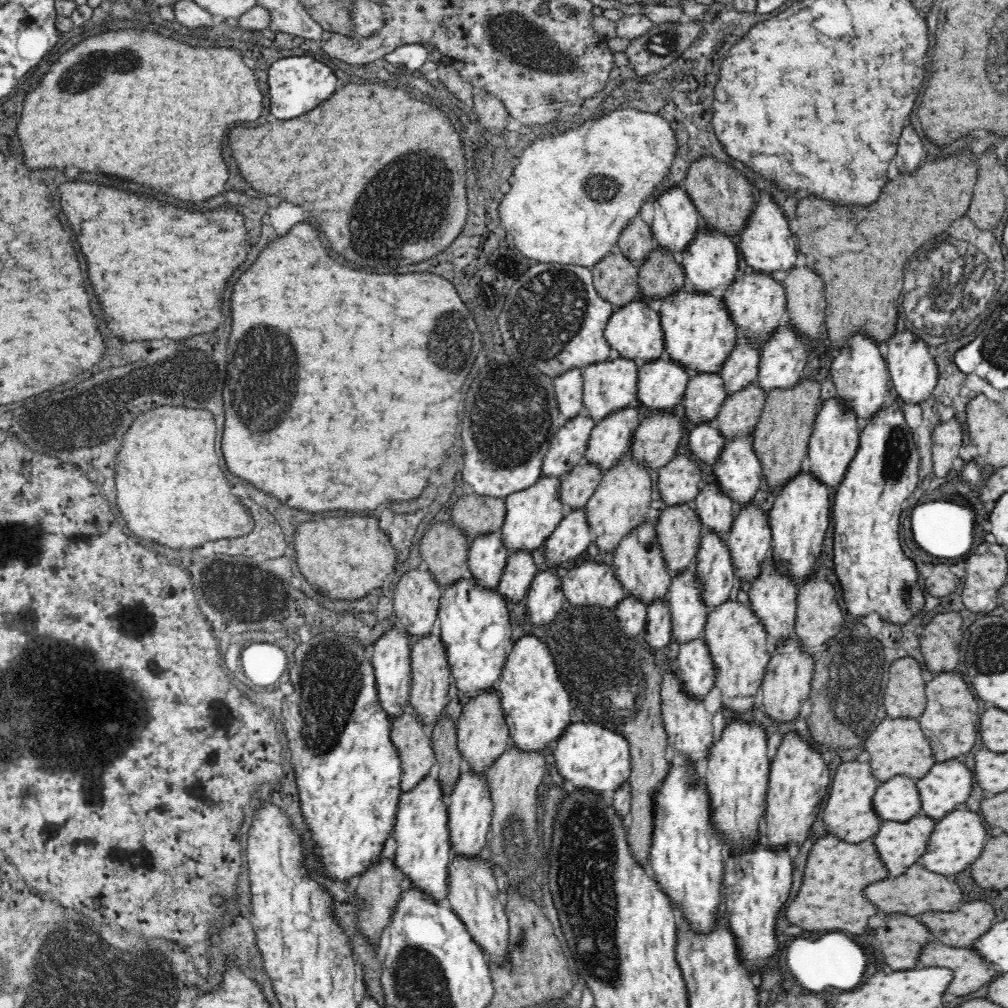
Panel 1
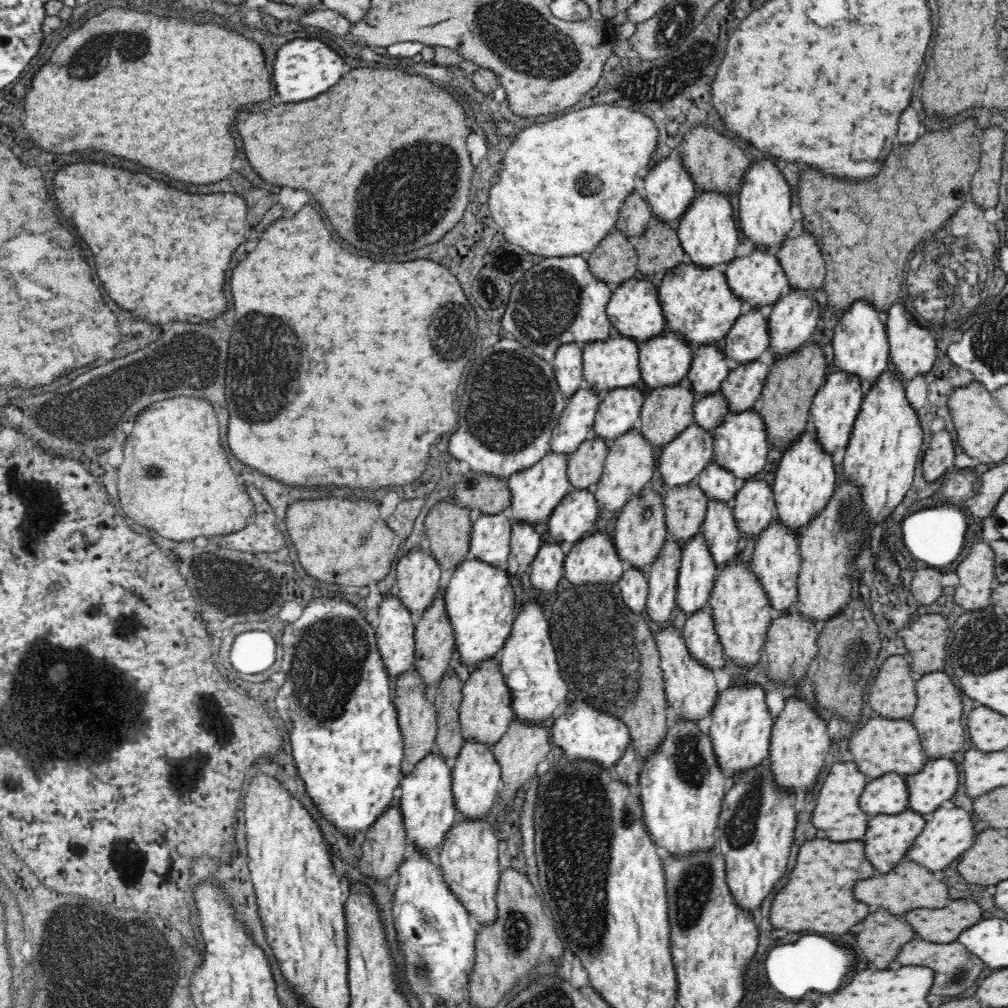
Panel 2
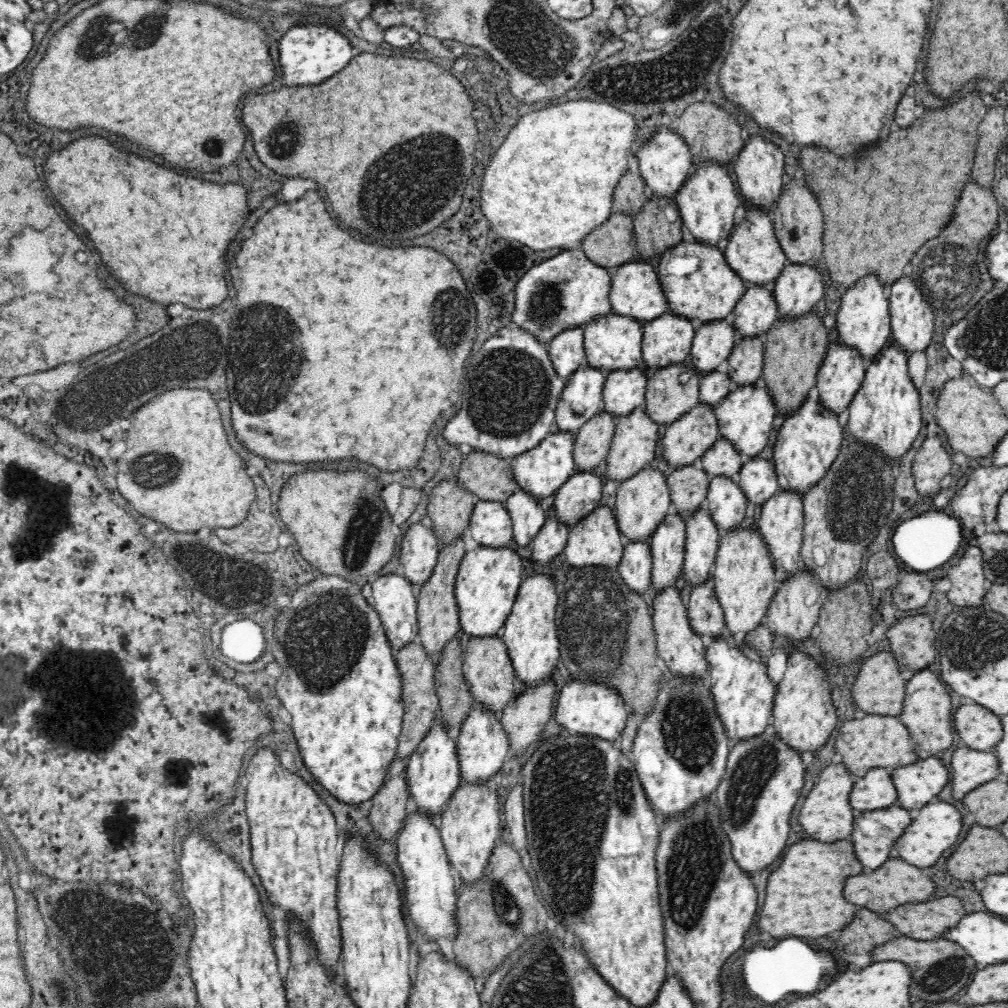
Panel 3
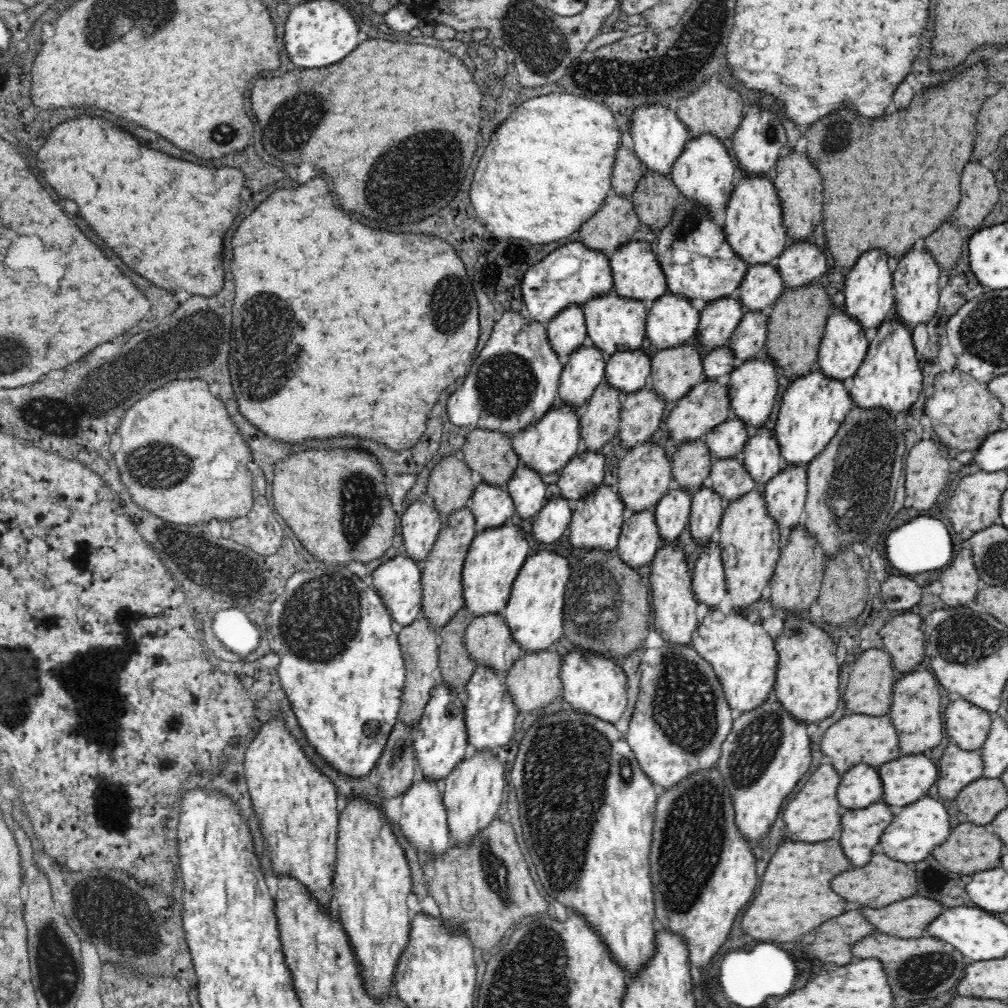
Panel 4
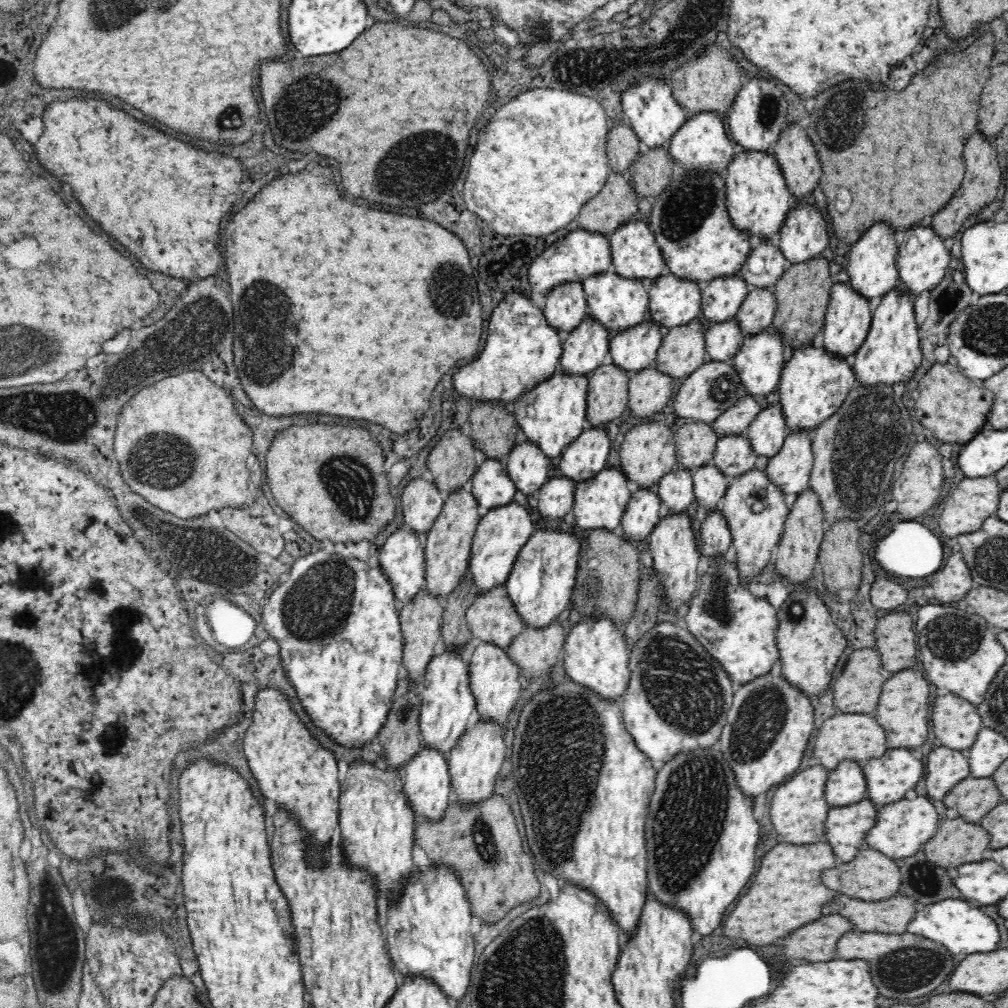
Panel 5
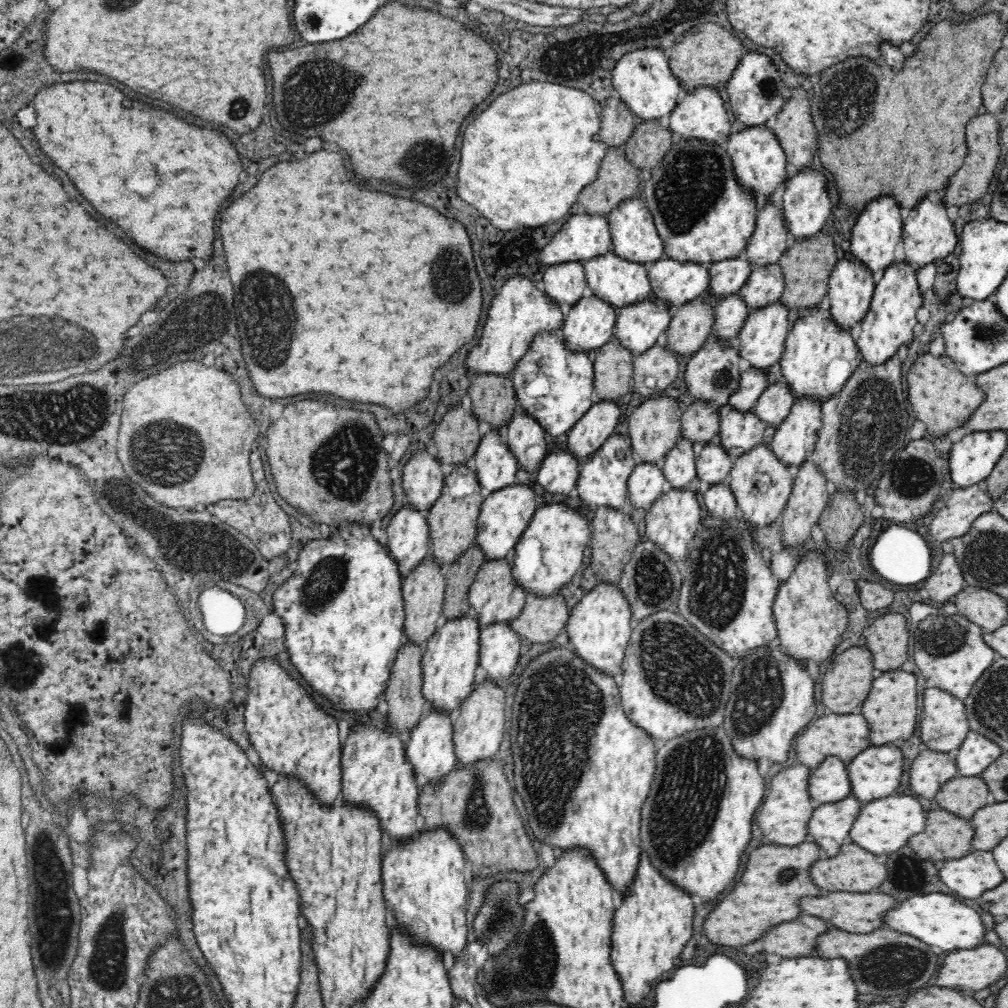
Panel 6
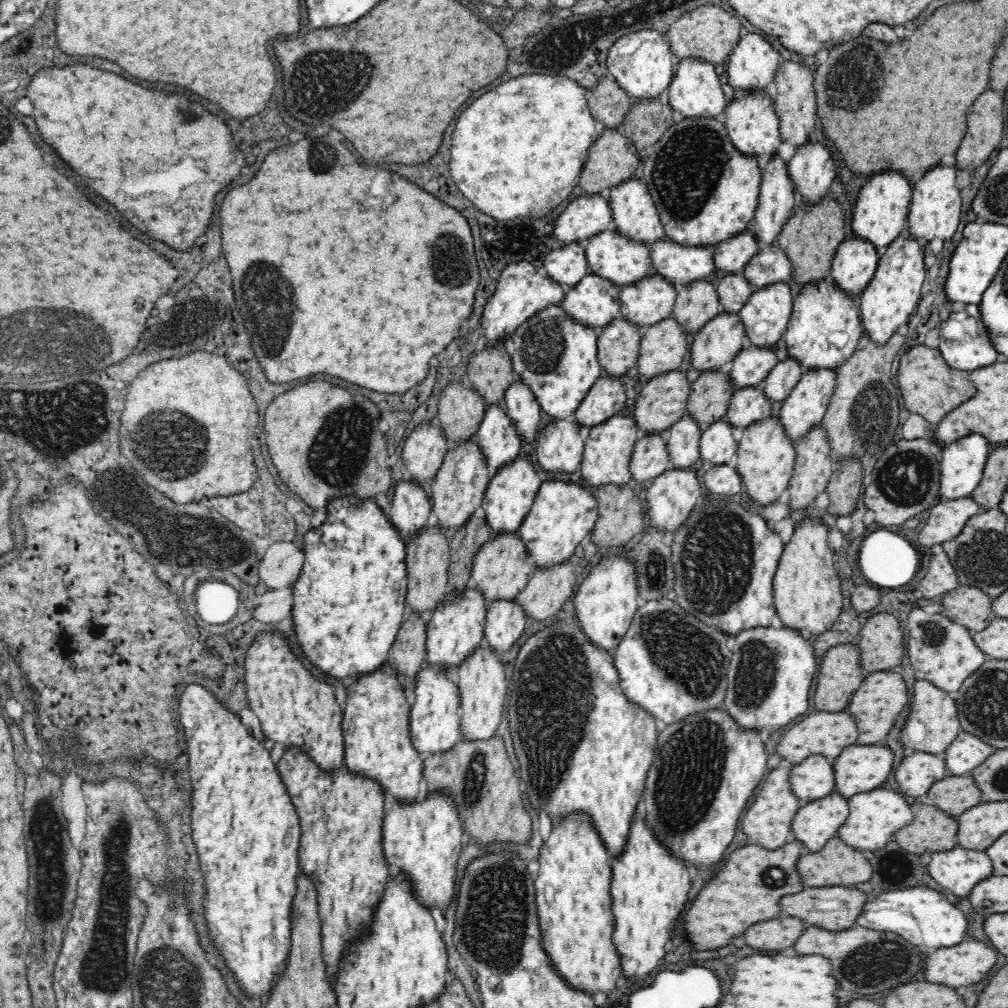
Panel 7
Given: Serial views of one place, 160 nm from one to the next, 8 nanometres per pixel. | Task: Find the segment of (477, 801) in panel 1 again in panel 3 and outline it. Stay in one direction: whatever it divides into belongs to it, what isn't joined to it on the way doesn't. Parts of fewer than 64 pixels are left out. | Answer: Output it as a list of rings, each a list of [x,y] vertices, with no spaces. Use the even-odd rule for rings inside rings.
[[[475,703],[468,713],[468,718],[461,724],[460,732],[455,735],[456,757],[460,778],[465,784],[486,785],[494,775],[504,766],[508,758],[508,737],[500,723],[501,714],[490,713],[480,703]]]

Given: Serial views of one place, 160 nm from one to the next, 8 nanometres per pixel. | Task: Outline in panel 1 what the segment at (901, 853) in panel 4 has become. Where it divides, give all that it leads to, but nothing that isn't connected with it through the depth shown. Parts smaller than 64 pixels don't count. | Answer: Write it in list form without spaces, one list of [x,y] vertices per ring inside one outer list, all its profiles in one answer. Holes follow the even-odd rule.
[[[958,806],[944,820],[940,820],[934,830],[936,832],[932,832],[932,840],[928,840],[928,848],[926,848],[928,852],[924,852],[922,862],[928,870],[944,874],[944,876],[964,872],[976,858],[980,858],[988,838],[980,816],[972,811],[964,810],[962,806]]]

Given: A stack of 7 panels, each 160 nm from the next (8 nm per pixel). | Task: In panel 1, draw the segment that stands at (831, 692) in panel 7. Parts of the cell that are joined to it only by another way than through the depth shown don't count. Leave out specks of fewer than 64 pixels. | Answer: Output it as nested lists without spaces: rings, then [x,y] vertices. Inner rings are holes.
[[[905,657],[889,666],[888,681],[884,687],[884,708],[892,718],[916,718],[926,708],[926,682],[922,680],[920,661]]]

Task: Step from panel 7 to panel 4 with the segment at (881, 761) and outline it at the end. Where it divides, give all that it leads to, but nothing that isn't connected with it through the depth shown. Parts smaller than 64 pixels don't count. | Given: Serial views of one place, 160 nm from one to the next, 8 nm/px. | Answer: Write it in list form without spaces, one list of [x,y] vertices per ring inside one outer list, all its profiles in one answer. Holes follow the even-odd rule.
[[[902,756],[876,768],[884,785],[882,802],[901,809],[927,796],[929,788],[938,780],[938,768],[931,756]]]

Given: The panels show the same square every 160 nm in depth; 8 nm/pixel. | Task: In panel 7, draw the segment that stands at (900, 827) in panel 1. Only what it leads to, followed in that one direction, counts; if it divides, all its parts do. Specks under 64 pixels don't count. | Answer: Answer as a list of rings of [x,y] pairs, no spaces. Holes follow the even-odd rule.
[[[840,793],[829,794],[820,800],[803,803],[792,821],[794,839],[803,843],[808,851],[820,852],[831,838],[838,836],[838,829],[844,826],[848,815],[848,799]]]

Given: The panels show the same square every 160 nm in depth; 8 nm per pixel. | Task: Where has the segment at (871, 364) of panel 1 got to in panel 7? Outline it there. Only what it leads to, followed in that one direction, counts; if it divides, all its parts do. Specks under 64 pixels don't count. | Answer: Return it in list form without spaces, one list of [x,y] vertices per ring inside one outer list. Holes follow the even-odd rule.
[[[882,172],[872,176],[857,195],[856,210],[851,223],[853,236],[872,243],[876,247],[876,252],[882,255],[889,244],[904,232],[912,190],[912,182],[908,182],[898,172]]]

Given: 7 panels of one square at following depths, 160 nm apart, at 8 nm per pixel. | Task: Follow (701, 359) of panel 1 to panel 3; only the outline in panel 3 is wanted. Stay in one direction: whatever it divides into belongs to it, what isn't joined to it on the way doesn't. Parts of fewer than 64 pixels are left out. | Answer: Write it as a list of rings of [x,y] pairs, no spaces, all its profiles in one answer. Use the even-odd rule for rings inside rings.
[[[691,237],[663,252],[658,278],[668,301],[669,312],[689,321],[696,318],[702,325],[729,319],[748,287],[728,266],[725,255],[718,247],[696,243]]]

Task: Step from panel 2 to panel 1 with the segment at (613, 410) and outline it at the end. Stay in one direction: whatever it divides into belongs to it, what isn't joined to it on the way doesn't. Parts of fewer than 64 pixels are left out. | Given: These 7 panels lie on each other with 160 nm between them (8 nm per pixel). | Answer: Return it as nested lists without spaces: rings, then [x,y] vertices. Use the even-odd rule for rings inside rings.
[[[628,408],[628,410],[616,411],[611,415],[608,415],[606,419],[601,420],[594,425],[591,432],[589,443],[585,452],[585,462],[598,467],[600,472],[607,471],[612,467],[615,467],[621,460],[621,458],[628,452],[630,452],[631,444],[637,426],[639,425],[642,414],[640,410],[635,408]]]

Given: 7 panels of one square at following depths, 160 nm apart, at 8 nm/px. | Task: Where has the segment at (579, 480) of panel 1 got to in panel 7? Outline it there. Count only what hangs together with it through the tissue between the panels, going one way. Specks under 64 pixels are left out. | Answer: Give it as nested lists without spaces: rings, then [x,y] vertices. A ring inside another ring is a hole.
[[[618,316],[597,333],[598,362],[604,376],[618,380],[628,374],[637,364],[644,332]]]

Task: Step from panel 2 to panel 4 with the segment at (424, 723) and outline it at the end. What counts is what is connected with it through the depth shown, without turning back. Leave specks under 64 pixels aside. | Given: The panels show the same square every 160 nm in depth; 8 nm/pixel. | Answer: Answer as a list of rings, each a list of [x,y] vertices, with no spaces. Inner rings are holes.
[[[420,616],[412,624],[400,628],[397,637],[405,664],[405,681],[401,696],[402,704],[397,722],[416,729],[419,720],[423,717],[424,707],[430,700],[432,688],[436,684],[440,684],[440,680],[442,680],[438,666],[438,633],[434,632],[434,629],[428,625],[428,621],[424,619],[424,616]]]

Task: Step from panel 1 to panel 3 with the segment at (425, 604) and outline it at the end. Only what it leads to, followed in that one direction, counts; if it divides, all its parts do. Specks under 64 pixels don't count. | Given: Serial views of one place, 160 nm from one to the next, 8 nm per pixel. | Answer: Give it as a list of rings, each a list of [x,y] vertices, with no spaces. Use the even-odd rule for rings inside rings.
[[[413,524],[400,544],[399,564],[408,583],[422,588],[432,576],[440,546],[432,528]]]

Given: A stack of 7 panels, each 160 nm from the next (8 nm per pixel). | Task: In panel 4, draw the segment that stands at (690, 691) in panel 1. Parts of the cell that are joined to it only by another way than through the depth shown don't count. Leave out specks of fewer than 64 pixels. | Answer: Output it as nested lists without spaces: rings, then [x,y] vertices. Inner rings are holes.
[[[715,537],[704,548],[700,548],[700,558],[695,563],[692,576],[692,591],[698,604],[705,604],[708,610],[718,609],[723,602],[724,567],[720,559],[719,539]]]

